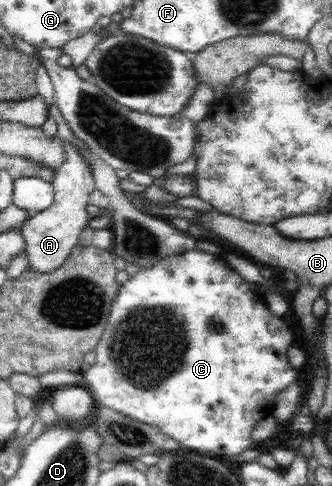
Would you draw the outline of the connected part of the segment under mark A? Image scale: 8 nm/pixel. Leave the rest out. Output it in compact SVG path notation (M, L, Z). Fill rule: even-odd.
M66 142L63 144L66 158L51 181L55 190L52 206L43 212L30 215L28 221L20 226L20 231L27 244L27 268L42 274L56 270L66 262L71 250L78 244L80 232L89 226L92 219L86 207L89 204L90 193L95 189L93 173L89 163L81 157L81 152L73 144Z

